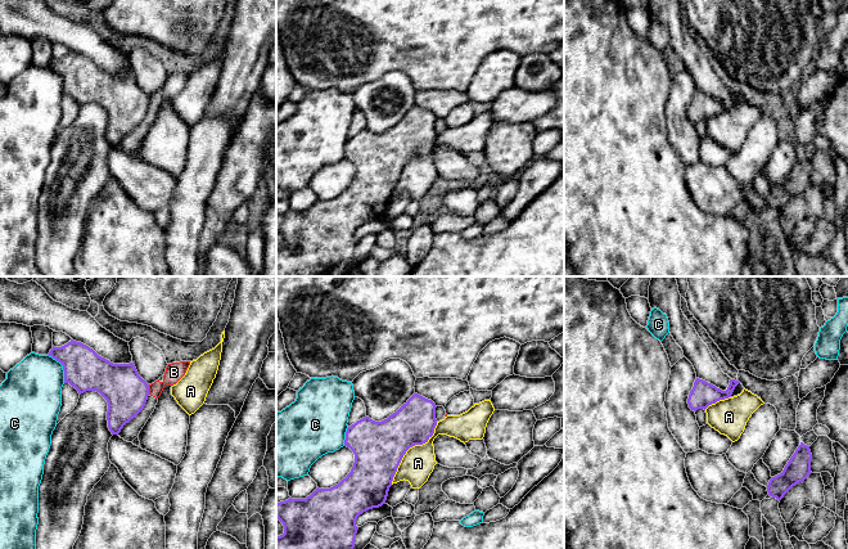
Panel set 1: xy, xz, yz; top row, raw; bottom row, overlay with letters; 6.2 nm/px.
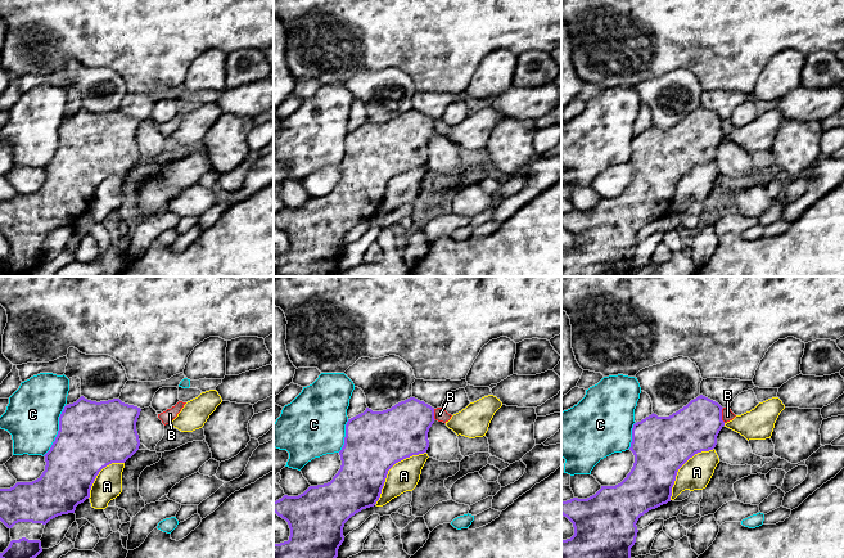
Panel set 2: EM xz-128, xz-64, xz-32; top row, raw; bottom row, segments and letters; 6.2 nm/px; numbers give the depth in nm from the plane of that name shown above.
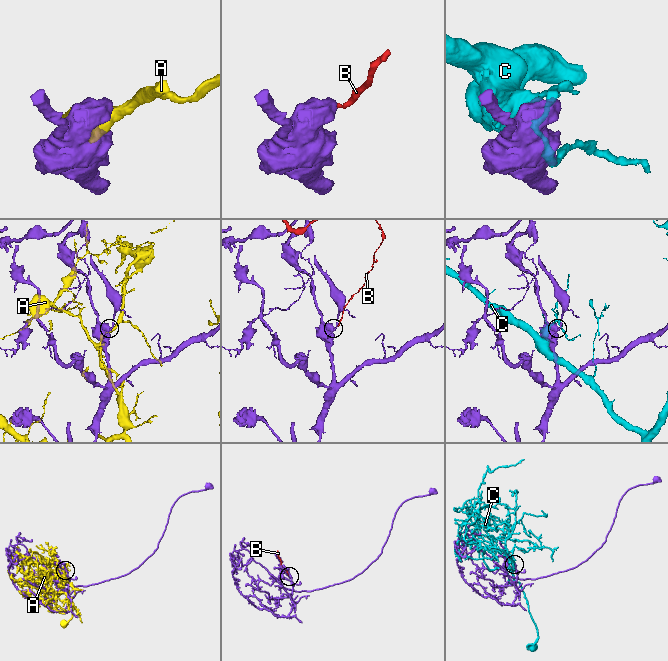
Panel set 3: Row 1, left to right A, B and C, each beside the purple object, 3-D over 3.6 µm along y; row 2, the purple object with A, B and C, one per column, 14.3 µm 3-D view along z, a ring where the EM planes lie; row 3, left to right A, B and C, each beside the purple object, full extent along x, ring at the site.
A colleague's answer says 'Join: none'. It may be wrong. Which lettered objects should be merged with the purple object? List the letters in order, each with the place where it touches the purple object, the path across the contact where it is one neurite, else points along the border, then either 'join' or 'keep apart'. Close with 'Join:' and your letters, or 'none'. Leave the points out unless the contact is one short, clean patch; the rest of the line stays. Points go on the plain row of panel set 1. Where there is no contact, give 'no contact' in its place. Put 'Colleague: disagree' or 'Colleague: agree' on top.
Colleague: agree
A: meets purple in xz at (409, 160); keep apart
B: meets purple in xy at (148, 102); border along xy (148, 97), (149, 106); keep apart
C: meets purple in xy at (63, 79); keep apart
Join: none

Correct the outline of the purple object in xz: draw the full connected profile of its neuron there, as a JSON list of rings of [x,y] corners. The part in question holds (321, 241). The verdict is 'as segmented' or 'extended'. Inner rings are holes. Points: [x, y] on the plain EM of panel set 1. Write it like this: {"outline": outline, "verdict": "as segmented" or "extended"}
{"outline": [[[414,105],[406,116],[382,134],[369,129],[357,132],[347,140],[344,158],[355,166],[351,184],[338,197],[330,201],[316,201],[306,211],[292,211],[276,215],[276,230],[284,238],[284,246],[276,248],[276,276],[346,276],[356,269],[353,260],[358,239],[356,231],[364,224],[385,216],[389,199],[397,180],[406,163],[428,154],[437,138],[436,116],[418,105]]], "verdict": "as segmented"}

